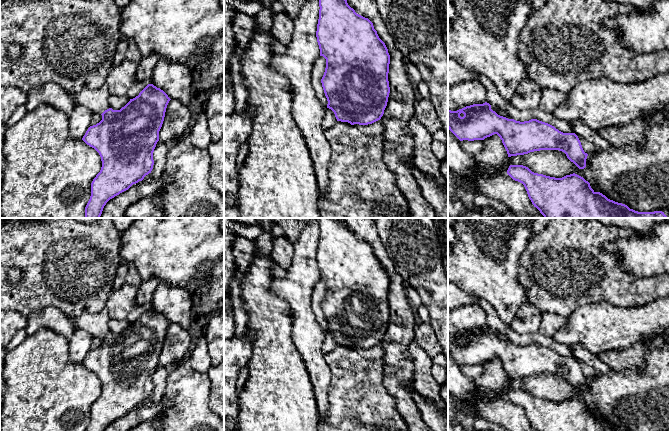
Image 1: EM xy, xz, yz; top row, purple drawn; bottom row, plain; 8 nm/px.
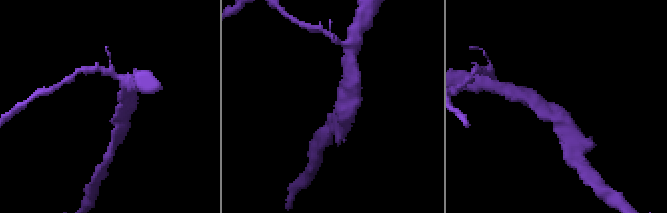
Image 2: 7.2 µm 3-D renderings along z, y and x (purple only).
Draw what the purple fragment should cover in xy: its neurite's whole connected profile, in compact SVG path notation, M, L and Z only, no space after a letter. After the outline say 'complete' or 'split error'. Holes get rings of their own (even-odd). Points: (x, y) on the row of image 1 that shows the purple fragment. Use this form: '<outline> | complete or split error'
M104 84L93 90L82 90L74 94L76 106L84 106L102 115L102 120L90 126L82 140L100 155L102 167L91 183L91 196L85 207L85 218L100 218L106 203L142 181L151 173L154 165L153 152L159 141L169 101L168 95L153 84L148 84L138 96L122 107L113 110L108 102L109 89Z | split error

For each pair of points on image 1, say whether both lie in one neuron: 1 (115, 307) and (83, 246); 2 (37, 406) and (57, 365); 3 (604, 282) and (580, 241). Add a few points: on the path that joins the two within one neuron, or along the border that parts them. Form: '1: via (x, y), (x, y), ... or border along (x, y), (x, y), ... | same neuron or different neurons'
1: border along (113, 289), (104, 307) | different neurons
2: via (46, 396), (47, 375) | same neuron
3: via (599, 272), (580, 251) | same neuron

